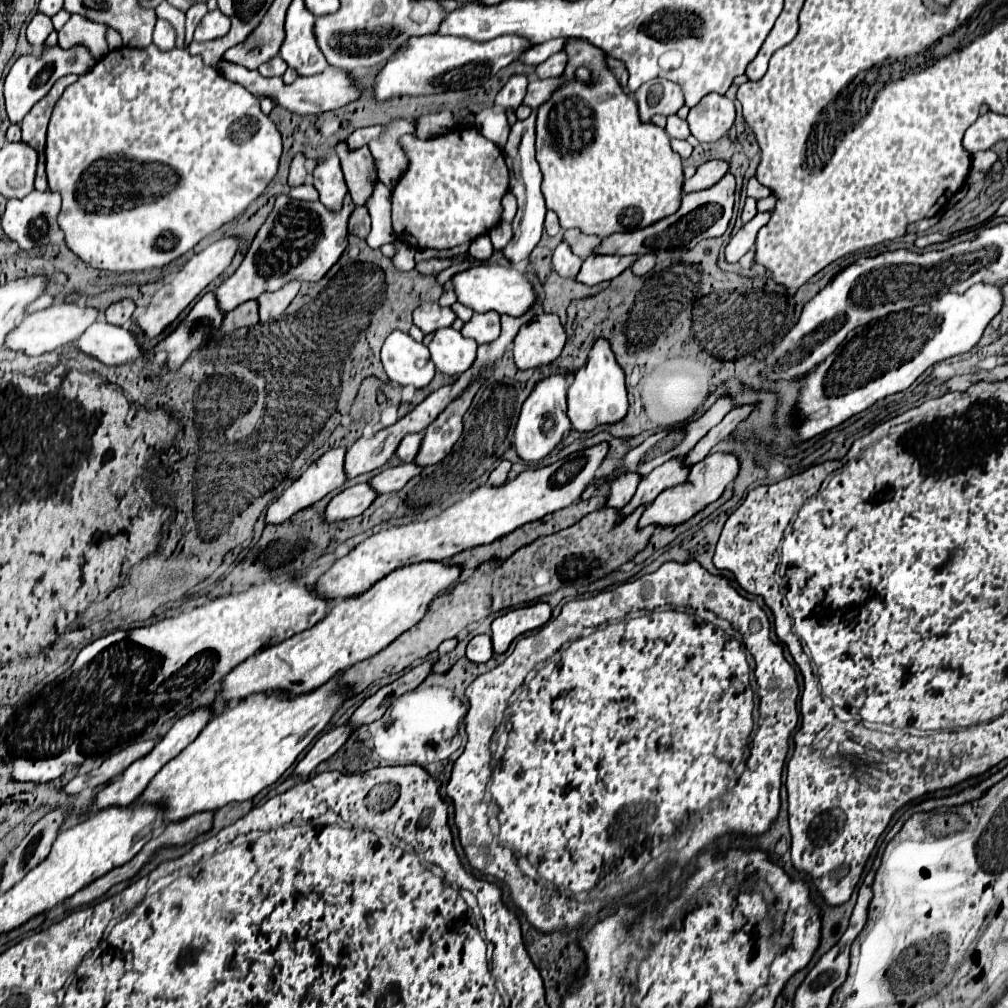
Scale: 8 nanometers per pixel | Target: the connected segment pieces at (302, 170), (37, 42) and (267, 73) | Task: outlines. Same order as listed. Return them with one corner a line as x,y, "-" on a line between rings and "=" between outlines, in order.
298,153
294,159
292,159
292,165
290,165
290,175
288,175
288,185
290,187
298,187
298,185
304,185
306,181
306,167
304,167
304,161
306,157
302,153
=
36,13
32,17
32,21
28,23
28,29
26,29
26,37
28,37
28,43
34,47
34,49
40,49
46,41
46,37
54,31
52,27
52,21
42,15
42,13
=
274,57
274,59
270,59
258,67
262,77
282,77
286,69
288,69
288,65
280,57

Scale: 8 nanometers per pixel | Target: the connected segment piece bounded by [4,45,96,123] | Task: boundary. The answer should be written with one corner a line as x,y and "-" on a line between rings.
58,45
56,47
50,47
50,49
44,49
42,55
26,55
26,57
20,57
8,77
6,77
6,83
4,83
4,99
6,99
6,113
8,113
8,119
10,123
20,123
26,113
52,89
52,85
68,75
68,73
76,73
76,75
84,75
96,61
90,59
90,53
84,51
84,47
80,49
70,49
70,51
64,51
60,49

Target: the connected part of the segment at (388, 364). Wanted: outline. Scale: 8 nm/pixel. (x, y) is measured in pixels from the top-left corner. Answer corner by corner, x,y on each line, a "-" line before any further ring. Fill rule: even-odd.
394,331
382,347
382,365
388,379
396,385
410,385
414,389
426,387
434,377
428,347
416,343
408,333

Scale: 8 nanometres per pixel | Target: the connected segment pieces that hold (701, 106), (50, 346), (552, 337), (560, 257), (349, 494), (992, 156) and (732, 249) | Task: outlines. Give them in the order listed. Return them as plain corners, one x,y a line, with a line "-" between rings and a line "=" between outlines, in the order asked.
706,95
706,99
690,109
688,125
700,143
712,143
730,131
734,117
736,109
730,99
724,95
=
56,303
48,309
42,309
42,311
28,315
14,331
8,333
8,337
4,341
4,349
22,351
32,357
54,351
54,349
64,347
66,343
72,343
74,339
78,339
78,335
82,335
82,331
86,331
86,327
90,327
90,323
94,323
96,315
98,313
92,307
80,309
76,303
=
540,313
520,327
514,339
514,363
522,371
550,365
560,357
564,343
566,333
558,315
=
560,243
552,255
552,265
554,265
554,271
560,275
560,277
570,277
574,279
582,267
582,259
578,259
570,247
566,247
566,243
=
370,483
348,487
330,501
330,505
326,507
326,519
338,521
338,519
350,519
362,515
374,503
376,497
378,493
372,489
=
992,149
980,151
980,153
976,153
974,154
974,157
972,157
971,170
974,172
990,171
997,160
998,156
=
758,213
750,223
746,223
736,235
730,237
726,251
724,251
728,263
736,263
742,255
746,255
752,249
756,233
768,223
768,217
770,217
770,213

